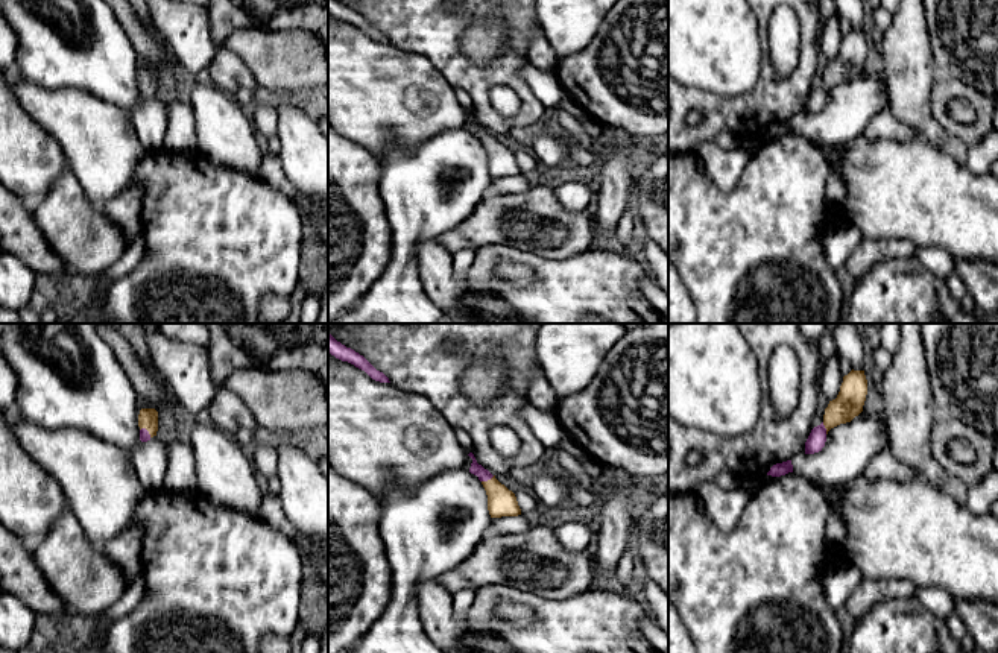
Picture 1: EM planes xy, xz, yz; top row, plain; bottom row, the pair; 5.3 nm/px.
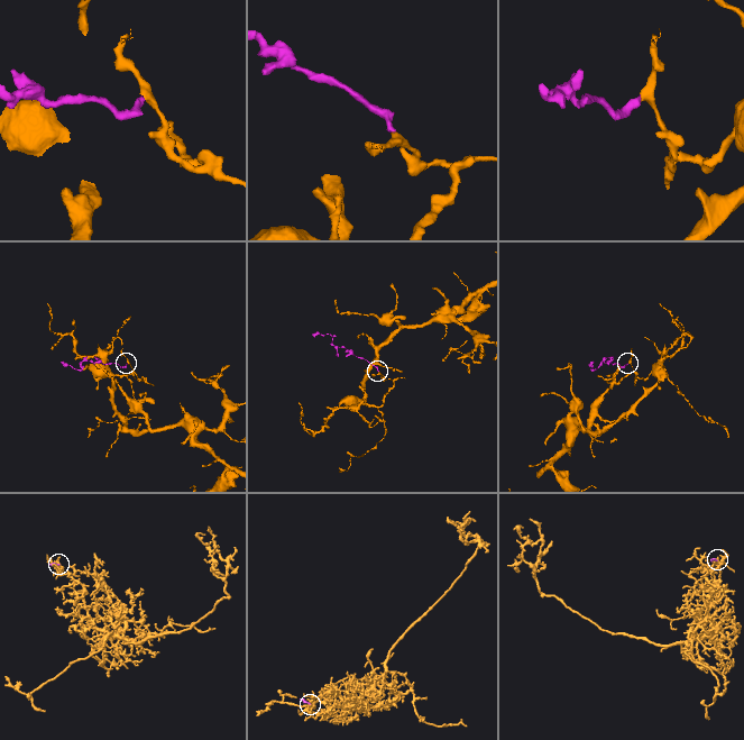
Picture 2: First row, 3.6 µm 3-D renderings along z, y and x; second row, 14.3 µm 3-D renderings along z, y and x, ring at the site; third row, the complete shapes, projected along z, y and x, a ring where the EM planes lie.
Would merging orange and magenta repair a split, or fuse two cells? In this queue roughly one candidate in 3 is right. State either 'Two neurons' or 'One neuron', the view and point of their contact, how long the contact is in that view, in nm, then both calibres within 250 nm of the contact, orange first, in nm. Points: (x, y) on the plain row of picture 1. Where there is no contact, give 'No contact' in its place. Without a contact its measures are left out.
One neuron. Touches orange at xz (488, 140). Shared border 80 nm. Thickness 150 nm (orange) against 70 nm

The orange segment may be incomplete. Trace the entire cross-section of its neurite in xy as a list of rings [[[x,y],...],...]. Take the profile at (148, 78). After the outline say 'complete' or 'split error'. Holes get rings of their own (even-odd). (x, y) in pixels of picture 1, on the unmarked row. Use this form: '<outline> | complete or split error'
[[[141,68],[138,74],[140,100],[147,102],[158,91],[158,71],[155,68]]] | split error

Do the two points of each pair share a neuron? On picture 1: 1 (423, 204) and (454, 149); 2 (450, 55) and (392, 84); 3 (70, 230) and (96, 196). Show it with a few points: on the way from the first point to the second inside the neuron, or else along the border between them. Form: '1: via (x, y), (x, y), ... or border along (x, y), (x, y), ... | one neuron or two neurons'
1: via (429, 189), (433, 170), (439, 161) | one neuron
2: border along (400, 47), (423, 53), (454, 88) | two neurons
3: border along (72, 172), (82, 189), (84, 198), (101, 208) | two neurons

